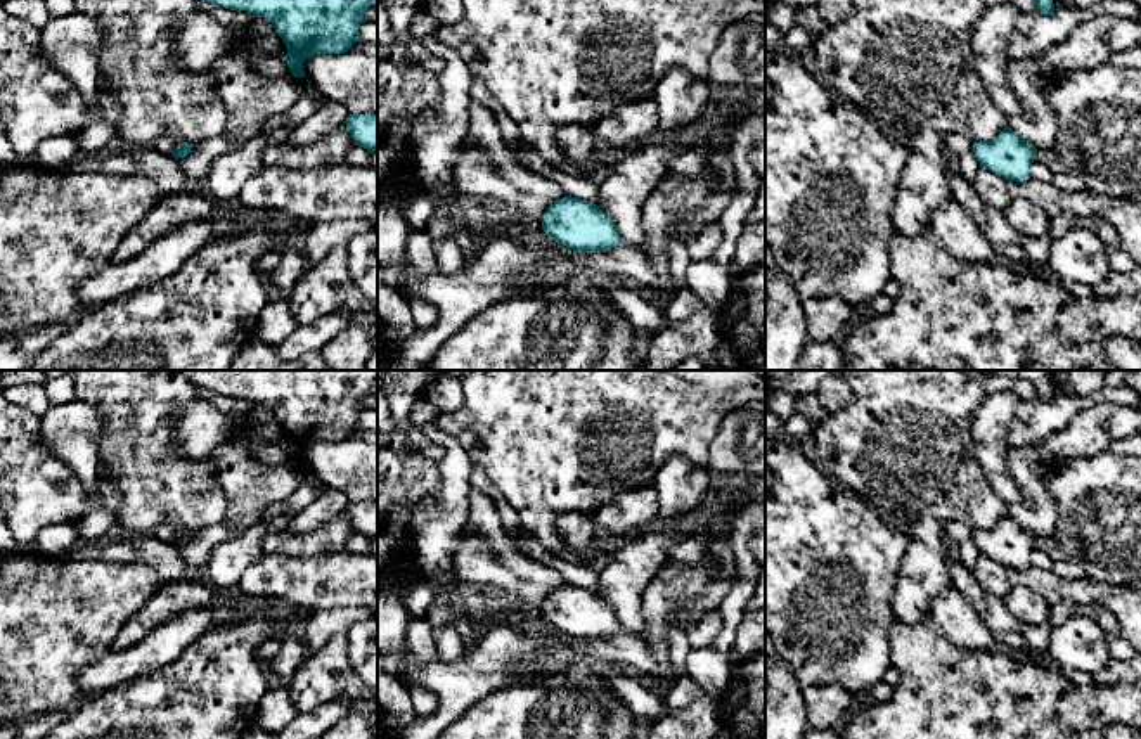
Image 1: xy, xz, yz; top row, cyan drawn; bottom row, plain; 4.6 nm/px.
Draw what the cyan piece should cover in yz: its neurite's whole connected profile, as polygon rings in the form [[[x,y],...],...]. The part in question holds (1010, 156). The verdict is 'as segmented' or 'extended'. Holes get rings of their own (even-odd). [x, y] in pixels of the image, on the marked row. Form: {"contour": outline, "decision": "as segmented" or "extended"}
{"contour": [[[1006,126],[990,142],[973,144],[980,168],[985,168],[1009,182],[1030,180],[1030,166],[1037,149]]], "decision": "as segmented"}

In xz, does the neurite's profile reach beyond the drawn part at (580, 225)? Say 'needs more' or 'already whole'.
already whole

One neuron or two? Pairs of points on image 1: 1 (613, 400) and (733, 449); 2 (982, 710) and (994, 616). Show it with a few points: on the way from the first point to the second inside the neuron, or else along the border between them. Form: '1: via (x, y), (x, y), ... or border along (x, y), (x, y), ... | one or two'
1: border along (729, 411), (710, 445), (709, 466) | two
2: border along (999, 646), (1029, 656) | two

